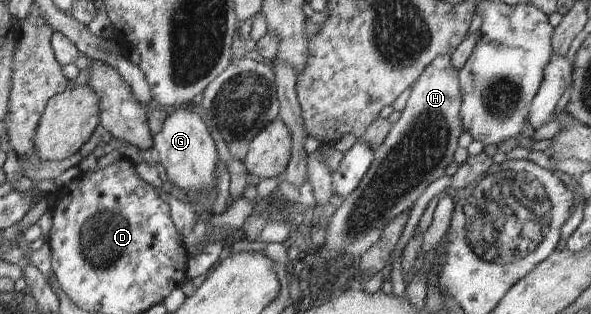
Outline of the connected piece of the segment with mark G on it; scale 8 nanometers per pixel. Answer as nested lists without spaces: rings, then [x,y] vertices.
[[[179,106],[170,111],[163,121],[161,130],[152,135],[155,161],[165,180],[173,182],[177,190],[202,191],[216,186],[214,173],[219,155],[215,142],[207,130],[206,121],[195,113],[190,106]]]

